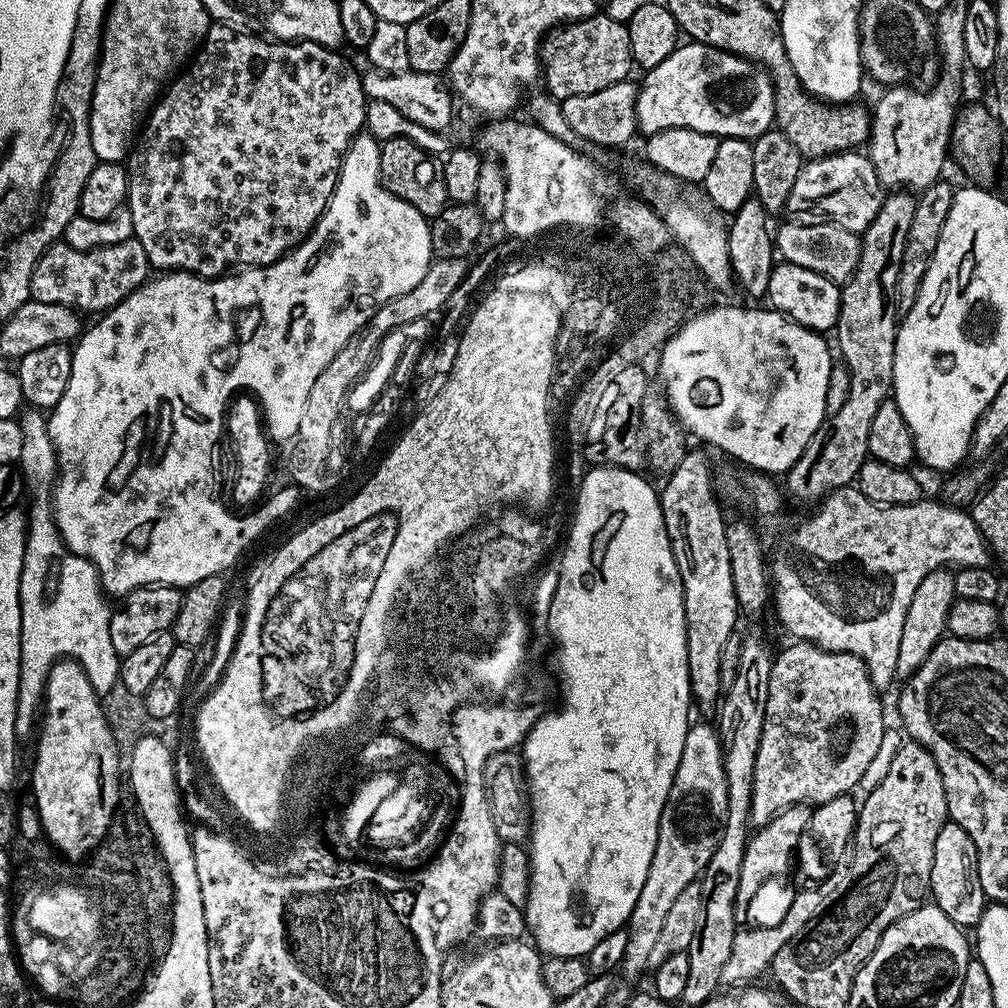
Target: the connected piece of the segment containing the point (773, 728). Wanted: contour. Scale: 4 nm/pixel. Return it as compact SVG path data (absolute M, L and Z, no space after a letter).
M792 642L789 648L775 653L770 670L770 686L766 694L766 718L762 722L762 738L758 742L758 758L754 758L754 794L752 795L751 823L756 826L769 824L780 812L787 808L793 808L796 804L815 806L830 802L830 798L851 793L860 783L862 774L870 766L874 754L878 754L878 746L882 746L882 738L886 731L884 725L884 708L880 705L881 693L872 685L872 679L868 673L868 667L862 658L845 652L828 652L816 644L807 642Z

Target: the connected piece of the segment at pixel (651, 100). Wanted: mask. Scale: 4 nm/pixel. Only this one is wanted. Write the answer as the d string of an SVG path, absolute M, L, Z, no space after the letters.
M695 42L681 43L673 52L662 62L658 62L658 66L647 69L643 73L644 81L639 81L638 91L636 93L636 126L641 133L651 134L653 132L665 132L671 128L689 128L690 130L698 130L702 134L710 134L717 138L727 138L730 136L740 139L753 140L769 131L775 121L776 107L774 106L774 94L772 77L759 64L753 63L752 60L742 59L732 52L727 52L721 48L715 48L709 44L698 44Z

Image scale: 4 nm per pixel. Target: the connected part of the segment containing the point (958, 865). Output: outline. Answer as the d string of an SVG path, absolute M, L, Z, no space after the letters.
M951 822L938 830L938 839L934 842L934 866L930 866L930 900L940 907L950 922L965 930L975 929L986 907L986 897L976 873L974 842L970 842L970 834L966 834L962 826Z

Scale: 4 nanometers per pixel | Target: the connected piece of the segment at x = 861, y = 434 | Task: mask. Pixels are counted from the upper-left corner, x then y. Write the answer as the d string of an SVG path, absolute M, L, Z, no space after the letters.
M896 190L883 197L874 222L862 233L860 260L840 294L840 313L834 335L838 356L850 374L850 394L838 414L828 416L810 438L802 458L786 473L788 492L804 504L815 505L834 490L849 487L859 477L860 467L869 459L870 422L884 400L889 399L894 378L894 346L898 316L890 310L898 282L910 222L914 222L916 196Z

